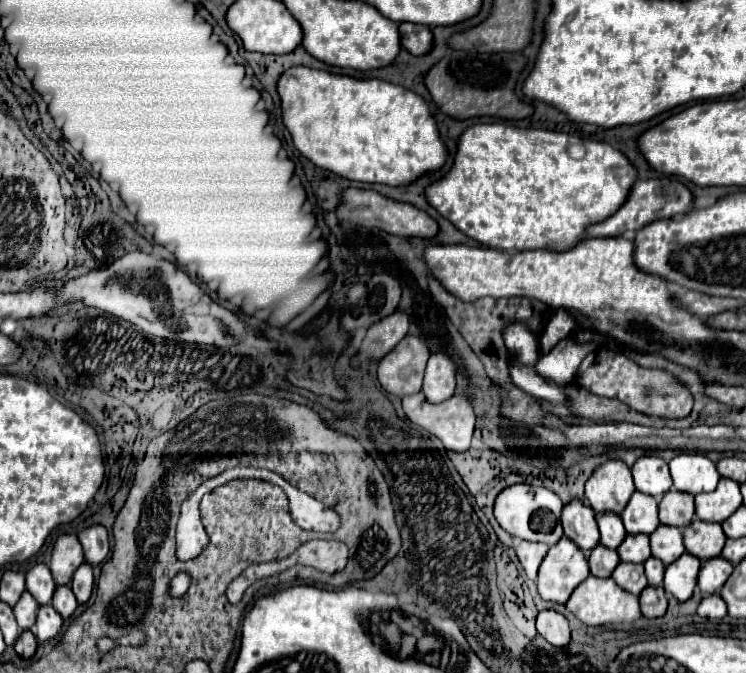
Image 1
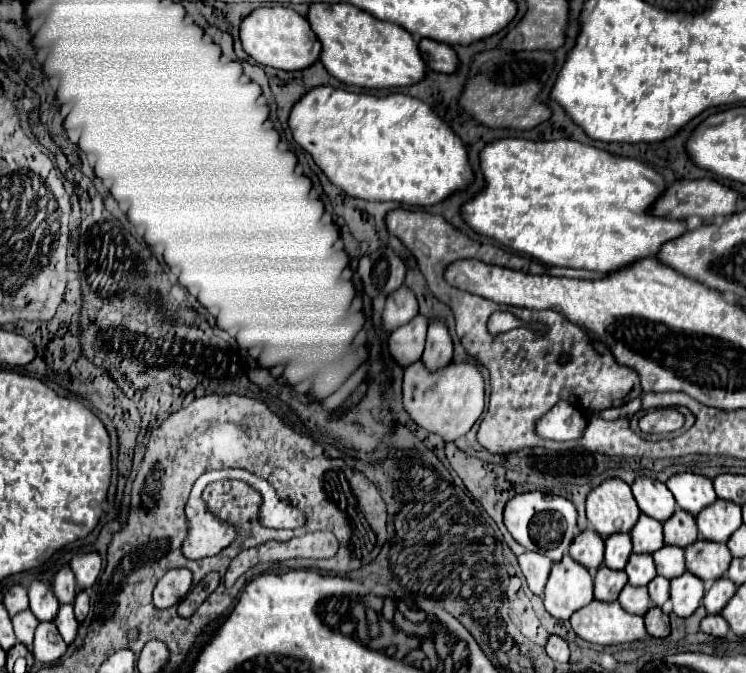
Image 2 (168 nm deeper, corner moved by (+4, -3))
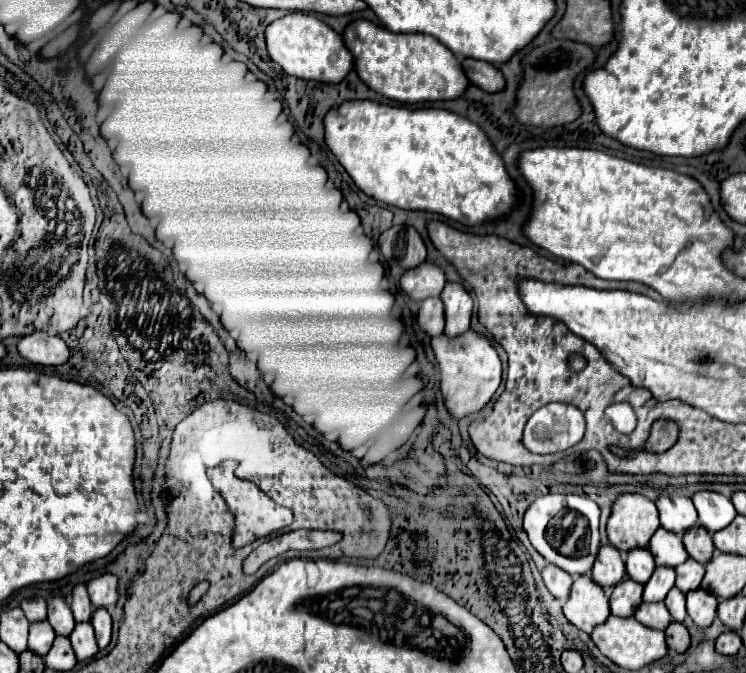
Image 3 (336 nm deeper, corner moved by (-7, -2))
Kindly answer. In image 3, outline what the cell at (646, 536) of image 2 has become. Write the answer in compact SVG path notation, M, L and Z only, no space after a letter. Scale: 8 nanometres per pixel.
M658 529L650 541L650 553L656 559L656 565L664 565L664 567L676 567L682 565L684 561L688 561L688 553L684 549L682 537L676 533L668 533L666 529Z

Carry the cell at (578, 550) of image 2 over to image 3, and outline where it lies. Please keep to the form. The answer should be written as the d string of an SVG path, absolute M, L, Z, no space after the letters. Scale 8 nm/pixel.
M604 545L600 549L592 569L592 579L604 589L612 589L626 579L626 563L612 545Z

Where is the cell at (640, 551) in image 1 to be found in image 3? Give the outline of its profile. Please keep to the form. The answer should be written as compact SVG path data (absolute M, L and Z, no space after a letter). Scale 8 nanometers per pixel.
M656 567L652 579L644 585L644 603L658 603L664 601L668 591L674 587L676 573L668 567Z

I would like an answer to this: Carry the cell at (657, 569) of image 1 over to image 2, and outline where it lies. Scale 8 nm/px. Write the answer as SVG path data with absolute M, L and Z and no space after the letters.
M653 578L653 582L649 582L649 596L651 596L651 602L655 606L663 606L663 602L669 598L669 580L667 578Z

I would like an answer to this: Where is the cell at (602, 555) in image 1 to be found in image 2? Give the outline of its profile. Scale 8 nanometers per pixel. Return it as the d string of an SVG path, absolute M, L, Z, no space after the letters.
M605 564L595 574L595 598L603 602L617 600L621 588L627 584L627 574L623 570L609 570Z

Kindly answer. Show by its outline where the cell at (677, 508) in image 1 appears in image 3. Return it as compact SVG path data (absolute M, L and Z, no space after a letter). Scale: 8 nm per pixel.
M694 527L690 531L684 533L682 537L684 541L684 547L688 551L688 555L692 559L696 559L698 563L708 563L712 559L712 553L714 553L714 543L712 543L712 537L710 533L704 529L704 527Z

